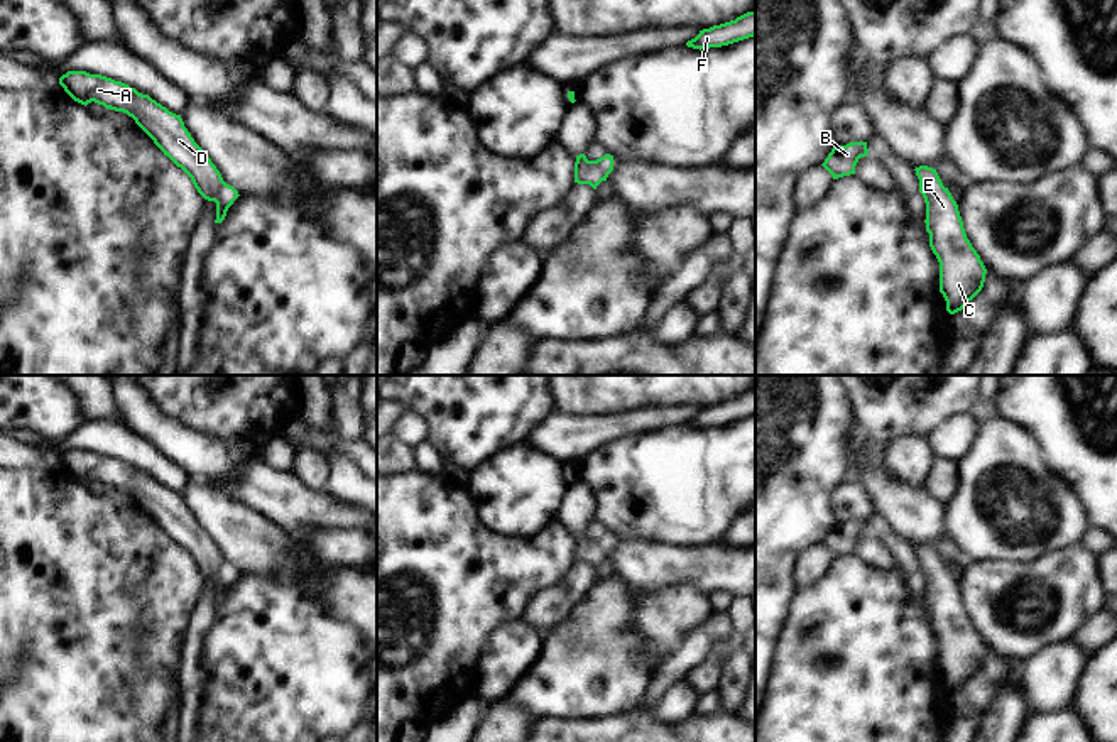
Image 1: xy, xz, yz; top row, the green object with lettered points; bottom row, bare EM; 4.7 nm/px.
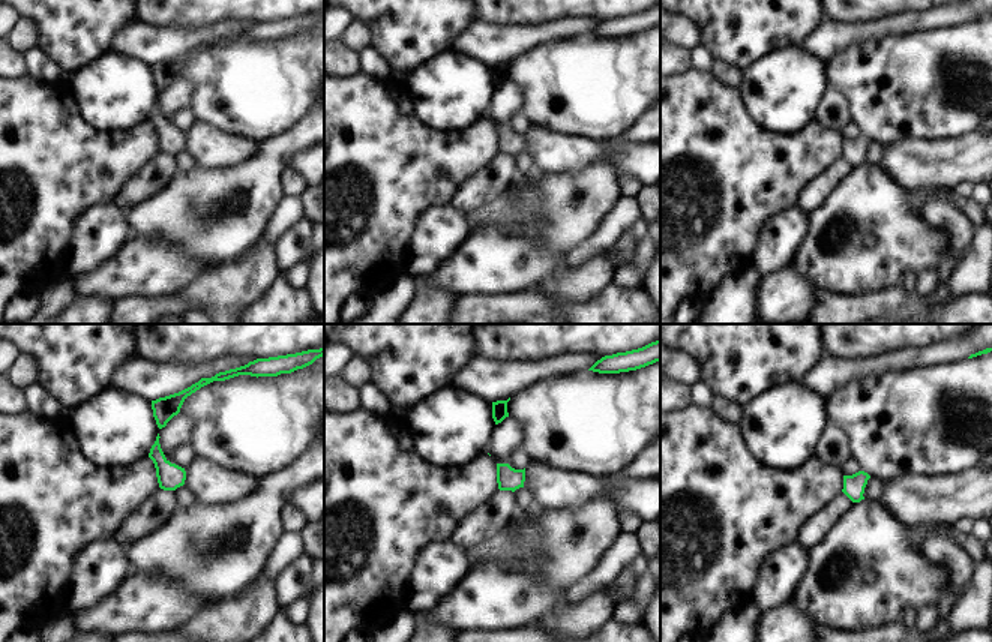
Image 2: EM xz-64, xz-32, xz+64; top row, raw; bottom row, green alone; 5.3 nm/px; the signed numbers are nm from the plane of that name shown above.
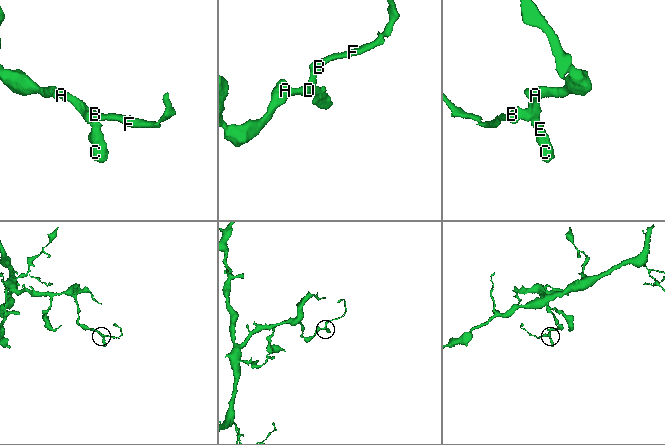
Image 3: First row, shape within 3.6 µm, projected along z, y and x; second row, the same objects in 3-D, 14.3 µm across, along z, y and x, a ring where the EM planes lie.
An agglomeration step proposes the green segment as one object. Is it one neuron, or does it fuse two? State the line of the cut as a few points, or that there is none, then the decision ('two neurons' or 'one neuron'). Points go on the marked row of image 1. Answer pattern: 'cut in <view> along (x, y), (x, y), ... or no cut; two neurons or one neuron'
no cut; one neuron

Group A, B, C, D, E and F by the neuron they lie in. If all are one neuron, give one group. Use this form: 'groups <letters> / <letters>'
groups A B C D E F

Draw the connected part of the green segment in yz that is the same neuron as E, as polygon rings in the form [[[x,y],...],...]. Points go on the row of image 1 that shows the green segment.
[[[919,166],[914,171],[926,203],[929,247],[940,262],[940,292],[946,311],[955,314],[982,291],[987,269],[967,238],[958,205],[936,169]]]

